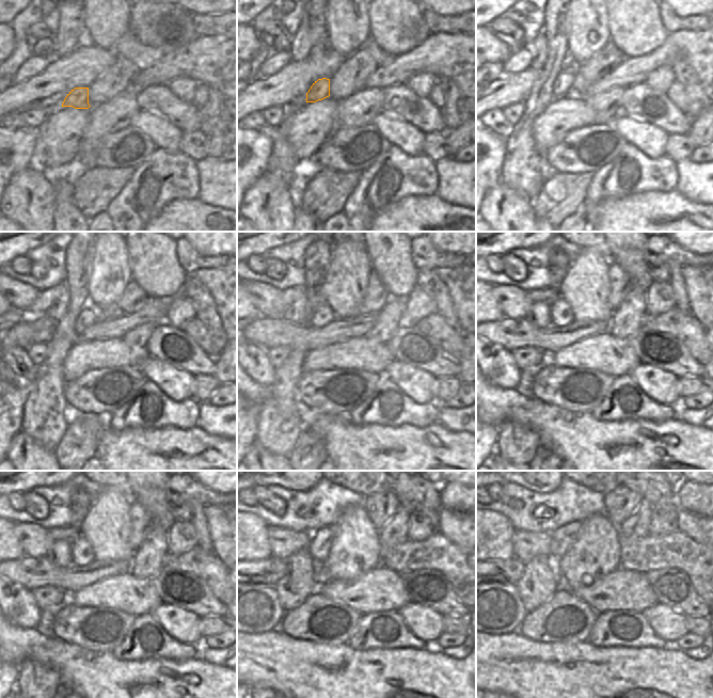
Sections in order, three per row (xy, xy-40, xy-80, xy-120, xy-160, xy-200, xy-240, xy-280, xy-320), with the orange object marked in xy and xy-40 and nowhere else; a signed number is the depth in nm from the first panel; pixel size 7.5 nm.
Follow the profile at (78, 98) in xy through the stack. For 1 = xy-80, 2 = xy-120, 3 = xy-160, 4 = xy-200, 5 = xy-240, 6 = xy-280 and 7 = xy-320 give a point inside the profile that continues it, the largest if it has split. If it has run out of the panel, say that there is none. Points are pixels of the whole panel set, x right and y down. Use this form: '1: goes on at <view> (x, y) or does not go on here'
1: goes on at xy-80 (561, 88)
2: goes on at xy-120 (89, 315)
3: goes on at xy-160 (323, 315)
4: goes on at xy-200 (560, 315)
5: goes on at xy-240 (82, 554)
6: goes on at xy-280 (320, 542)
7: goes on at xy-320 (563, 538)

